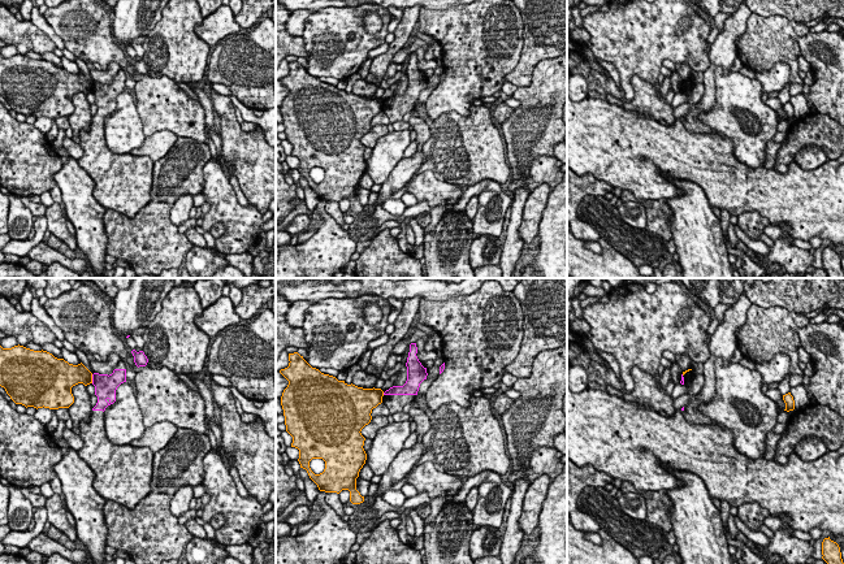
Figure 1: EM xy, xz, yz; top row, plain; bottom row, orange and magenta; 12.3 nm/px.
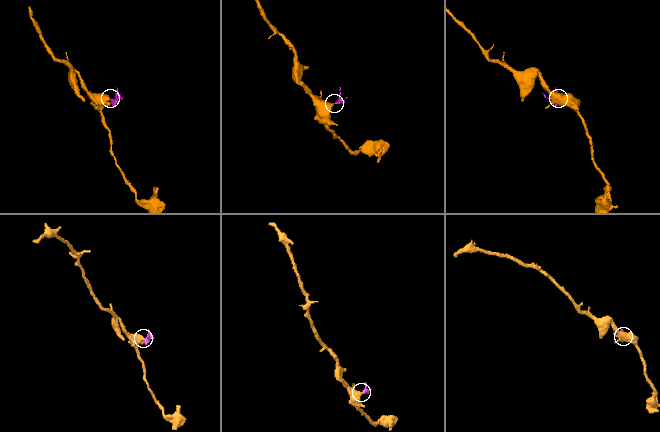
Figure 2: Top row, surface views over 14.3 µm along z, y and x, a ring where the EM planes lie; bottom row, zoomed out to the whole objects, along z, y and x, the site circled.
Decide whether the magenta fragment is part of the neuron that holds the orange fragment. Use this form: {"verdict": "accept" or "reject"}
{"verdict": "reject"}

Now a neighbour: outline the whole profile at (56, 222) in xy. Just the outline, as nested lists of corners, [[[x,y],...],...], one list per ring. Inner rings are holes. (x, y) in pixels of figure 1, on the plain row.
[[[53,204],[46,211],[47,230],[61,239],[72,251],[78,248],[75,235],[73,235],[66,227],[66,217],[59,204]]]

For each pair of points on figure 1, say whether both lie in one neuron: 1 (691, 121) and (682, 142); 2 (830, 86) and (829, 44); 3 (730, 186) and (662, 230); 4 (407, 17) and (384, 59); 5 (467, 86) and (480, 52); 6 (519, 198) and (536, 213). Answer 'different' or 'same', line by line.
1: different
2: same
3: different
4: same
5: same
6: different

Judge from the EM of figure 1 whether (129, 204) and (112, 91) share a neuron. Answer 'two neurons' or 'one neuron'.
one neuron

